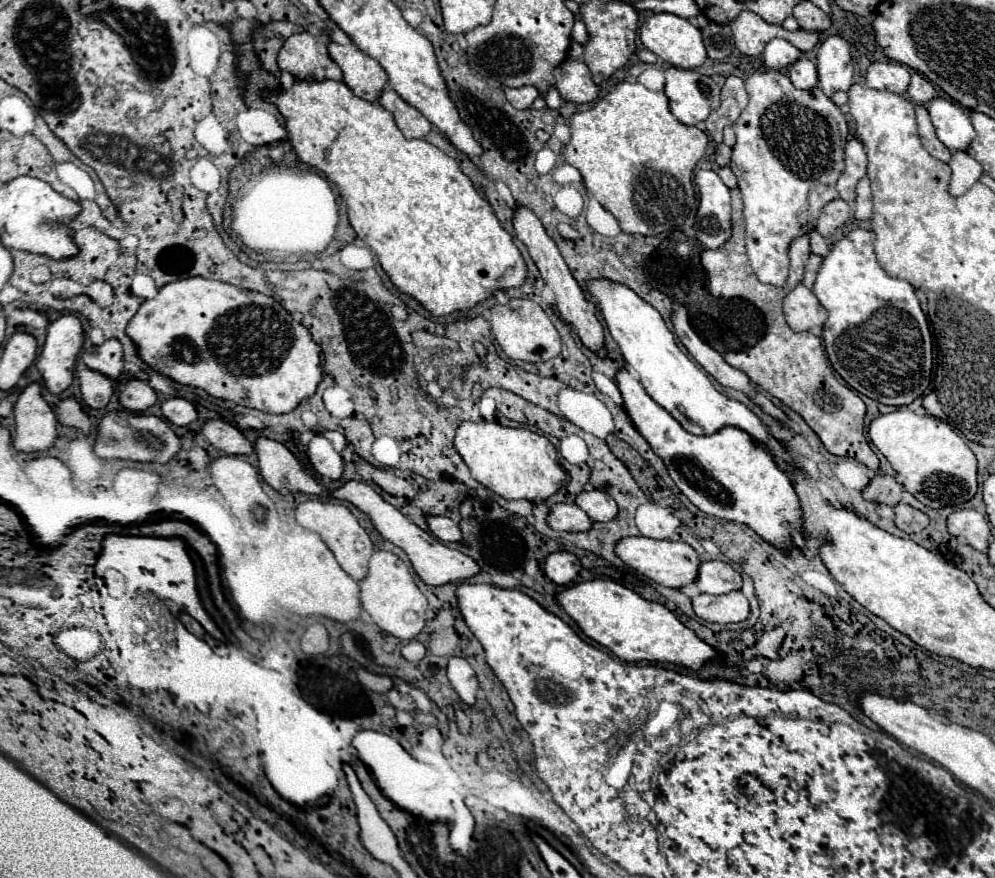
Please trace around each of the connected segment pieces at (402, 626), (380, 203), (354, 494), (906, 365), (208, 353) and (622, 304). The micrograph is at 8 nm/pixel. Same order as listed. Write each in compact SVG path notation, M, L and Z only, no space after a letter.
M376 551L370 557L368 567L370 567L370 573L366 575L366 579L360 581L360 599L362 599L364 611L386 633L398 639L414 639L426 623L428 601L422 595L422 591L416 587L414 577L410 575L406 563L394 553Z
M296 81L290 91L266 93L286 119L298 159L318 167L334 181L346 199L348 219L358 239L362 239L378 257L392 285L404 295L416 299L428 313L442 317L454 311L466 311L488 299L494 291L520 287L526 279L526 263L514 245L510 233L500 225L490 203L476 193L468 175L462 173L456 159L442 153L428 141L408 141L384 107L362 101L342 81Z
M346 481L338 489L334 489L330 495L336 497L336 499L342 499L342 501L348 501L350 505L354 505L362 513L366 513L370 517L374 529L386 541L394 543L396 547L400 547L410 557L416 573L420 575L420 579L426 585L444 585L444 583L450 583L450 581L464 581L464 579L470 579L472 575L478 573L478 565L474 565L474 559L470 559L468 555L464 555L464 553L460 553L456 549L450 549L448 545L434 539L434 535L430 535L428 531L424 531L418 525L414 525L412 521L408 521L408 517L404 517L394 505L384 501L382 495L376 493L374 487L370 487L368 483L364 483L364 481Z
M854 229L842 237L820 265L814 283L814 295L828 311L824 323L824 347L836 373L858 393L884 405L910 405L922 397L930 385L932 373L932 337L928 321L920 309L914 287L908 281L890 277L876 261L874 237L866 229Z
M188 277L162 285L156 297L142 301L138 313L130 319L126 333L138 349L138 357L154 371L176 383L200 387L212 397L230 399L238 405L266 413L294 411L300 401L314 395L322 379L322 351L304 325L294 321L272 297L222 281Z
M598 277L588 279L588 295L600 309L608 331L612 339L618 343L626 367L634 369L638 373L640 383L644 385L646 393L662 405L686 431L706 435L716 433L722 429L722 425L734 425L750 433L756 441L766 443L768 429L764 423L740 401L728 399L716 387L712 385L706 371L702 371L676 343L672 331L666 327L662 315L646 303L642 297L638 297L632 289L628 289L622 283Z

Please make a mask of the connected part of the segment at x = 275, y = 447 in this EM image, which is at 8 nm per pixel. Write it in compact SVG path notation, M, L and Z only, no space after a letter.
M260 437L256 441L256 455L262 479L280 493L300 491L306 495L326 495L326 489L310 475L306 475L298 459L278 441Z

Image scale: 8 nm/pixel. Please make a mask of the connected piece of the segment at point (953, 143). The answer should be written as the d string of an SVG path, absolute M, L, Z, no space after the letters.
M936 97L926 105L932 125L936 129L936 137L950 149L950 151L968 151L970 143L976 137L976 131L970 123L968 111L950 99Z

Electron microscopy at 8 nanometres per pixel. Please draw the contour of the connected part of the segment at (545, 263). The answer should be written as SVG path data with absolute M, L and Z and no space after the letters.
M518 205L514 209L514 217L512 217L512 223L514 223L514 231L516 231L516 237L526 245L532 261L536 263L544 283L554 291L556 295L556 307L560 311L560 317L564 321L568 321L576 331L578 331L578 337L580 341L588 347L588 349L594 349L594 353L602 353L602 341L604 341L604 329L598 321L598 317L594 315L594 311L590 309L586 297L584 297L584 291L580 289L580 285L576 283L576 279L572 277L568 265L564 263L556 243L552 241L552 237L548 237L548 233L544 231L540 219L524 205Z

